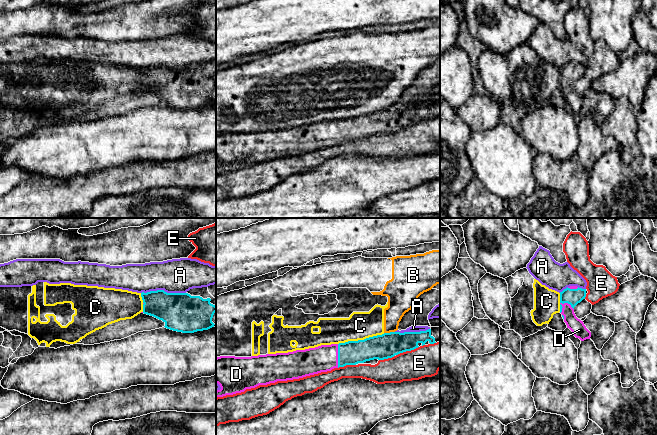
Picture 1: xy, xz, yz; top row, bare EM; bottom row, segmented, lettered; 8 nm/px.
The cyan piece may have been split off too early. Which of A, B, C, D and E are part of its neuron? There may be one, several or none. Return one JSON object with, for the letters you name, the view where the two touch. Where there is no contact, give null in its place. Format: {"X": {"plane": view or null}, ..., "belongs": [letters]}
{"D": {"plane": "xz"}, "belongs": ["D"]}

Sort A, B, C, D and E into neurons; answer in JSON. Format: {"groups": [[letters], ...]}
{"groups": [["A"], ["B", "C"], ["D"], ["E"]]}

